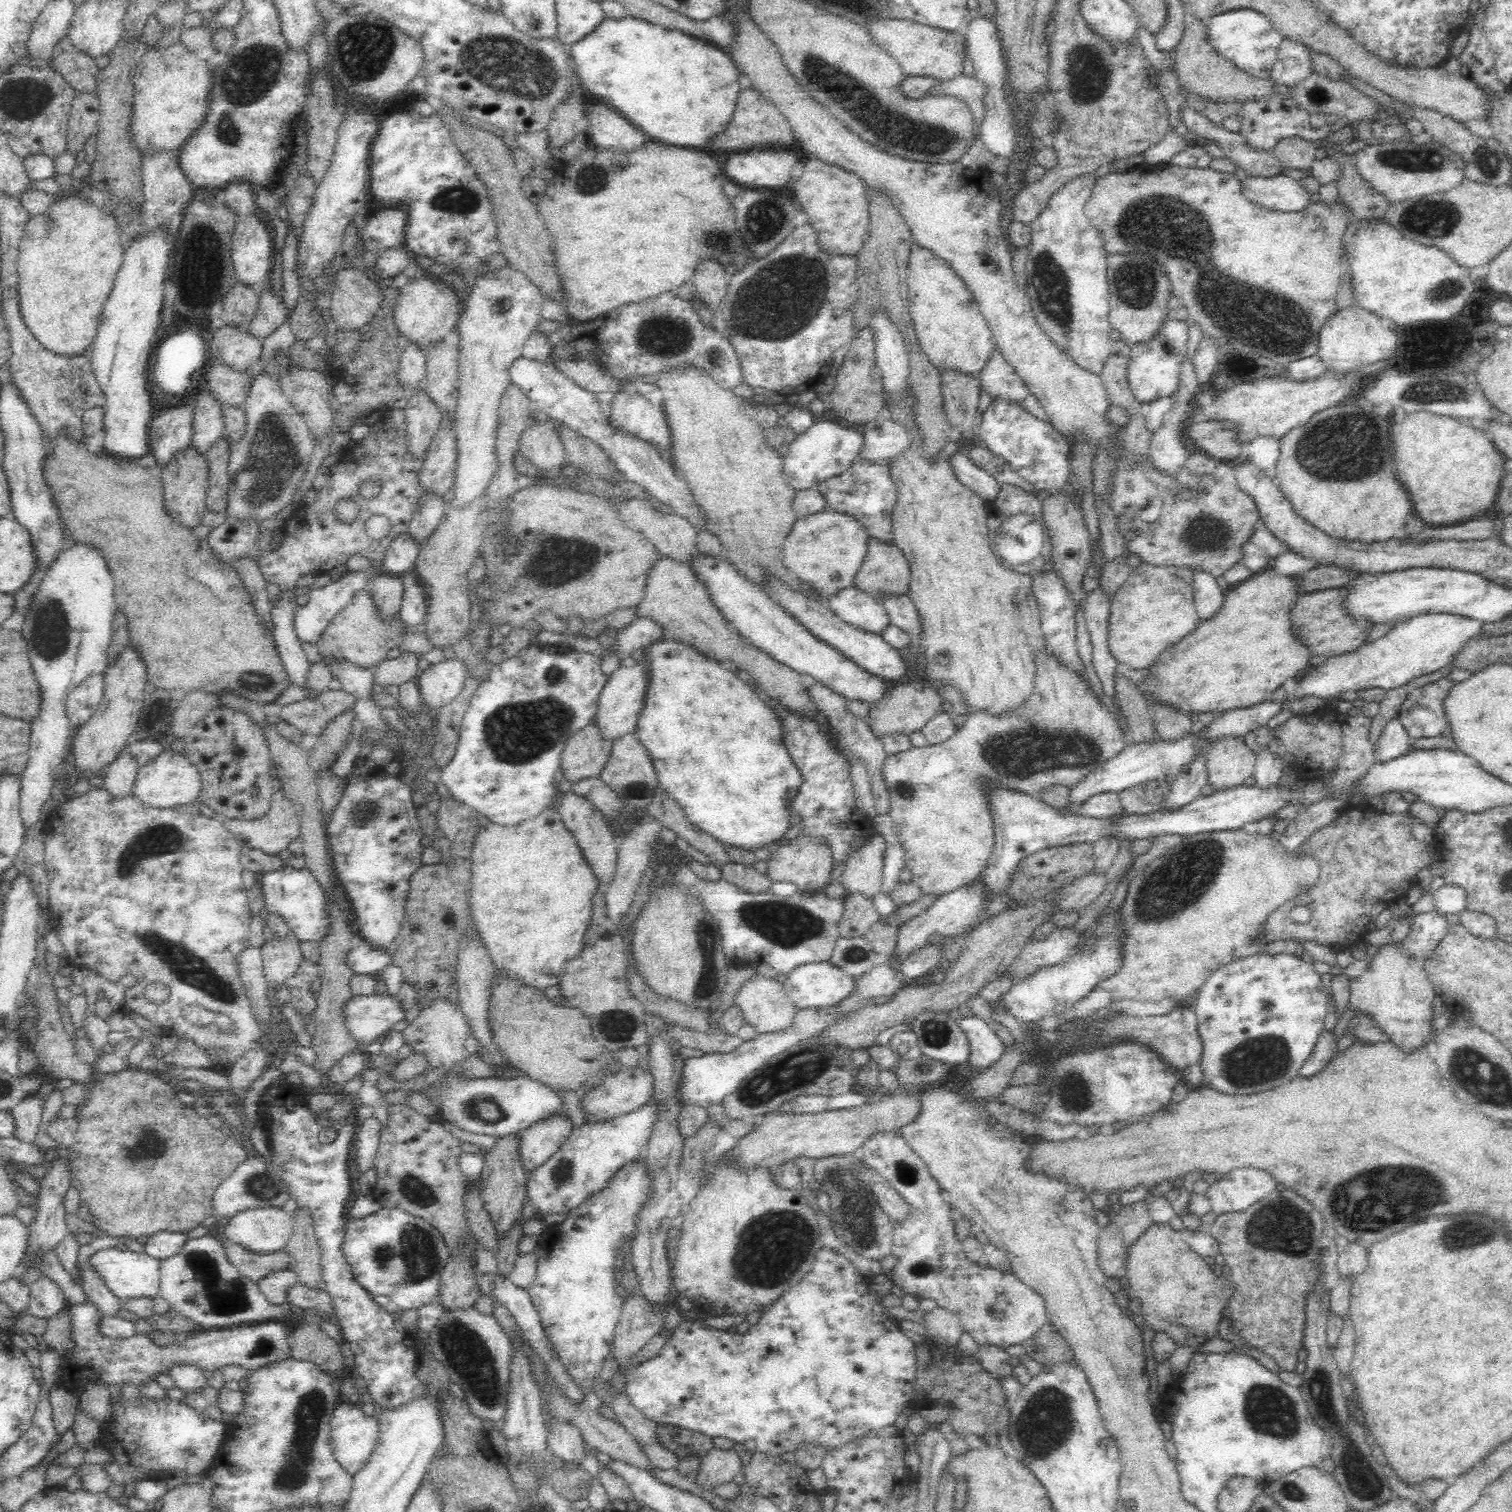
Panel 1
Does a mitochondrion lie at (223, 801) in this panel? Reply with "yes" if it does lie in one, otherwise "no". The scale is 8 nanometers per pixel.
no

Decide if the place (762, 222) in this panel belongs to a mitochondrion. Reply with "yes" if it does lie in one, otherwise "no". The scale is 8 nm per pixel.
yes

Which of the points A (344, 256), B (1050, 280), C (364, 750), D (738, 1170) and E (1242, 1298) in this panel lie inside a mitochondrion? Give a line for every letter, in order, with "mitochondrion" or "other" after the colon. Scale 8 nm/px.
A: other
B: mitochondrion
C: other
D: other
E: other

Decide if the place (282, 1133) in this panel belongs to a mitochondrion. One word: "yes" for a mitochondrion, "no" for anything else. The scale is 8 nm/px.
no

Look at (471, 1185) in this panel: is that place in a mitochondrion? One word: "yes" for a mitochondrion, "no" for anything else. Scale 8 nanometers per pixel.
no

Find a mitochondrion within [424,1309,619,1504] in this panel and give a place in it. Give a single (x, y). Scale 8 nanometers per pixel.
(464, 1353)

